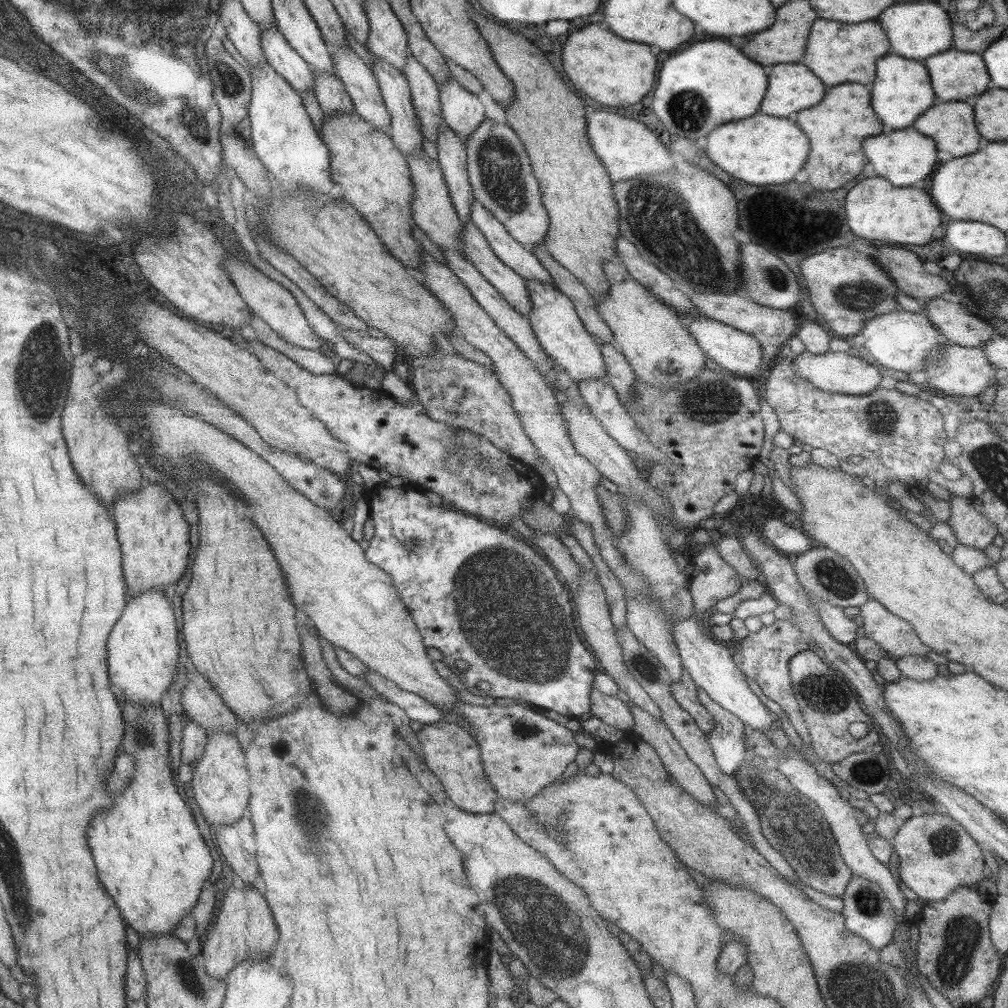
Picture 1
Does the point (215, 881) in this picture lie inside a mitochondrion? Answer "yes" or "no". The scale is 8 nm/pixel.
no

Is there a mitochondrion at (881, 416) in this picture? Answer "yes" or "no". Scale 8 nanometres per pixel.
yes

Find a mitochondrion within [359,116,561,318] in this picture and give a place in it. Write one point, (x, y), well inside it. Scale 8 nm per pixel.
(499, 168)

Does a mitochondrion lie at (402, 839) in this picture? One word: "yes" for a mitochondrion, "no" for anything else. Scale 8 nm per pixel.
no

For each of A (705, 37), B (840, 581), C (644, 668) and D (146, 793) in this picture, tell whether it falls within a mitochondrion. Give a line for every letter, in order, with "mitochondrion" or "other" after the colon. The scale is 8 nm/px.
A: other
B: mitochondrion
C: mitochondrion
D: other

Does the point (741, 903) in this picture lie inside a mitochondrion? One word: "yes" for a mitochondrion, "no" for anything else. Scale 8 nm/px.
no

